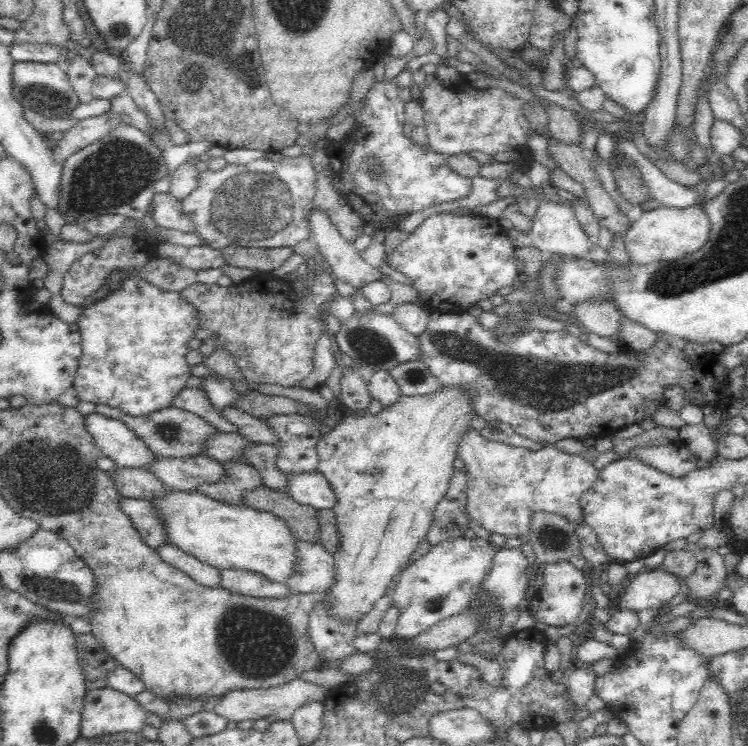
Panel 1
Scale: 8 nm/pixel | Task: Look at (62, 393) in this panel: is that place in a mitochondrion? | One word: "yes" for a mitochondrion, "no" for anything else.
no

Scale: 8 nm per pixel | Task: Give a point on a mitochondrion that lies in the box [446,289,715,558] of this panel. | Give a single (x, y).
(554, 538)

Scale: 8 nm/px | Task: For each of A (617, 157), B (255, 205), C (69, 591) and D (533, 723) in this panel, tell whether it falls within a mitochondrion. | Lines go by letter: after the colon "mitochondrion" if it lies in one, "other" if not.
A: other
B: mitochondrion
C: mitochondrion
D: other

